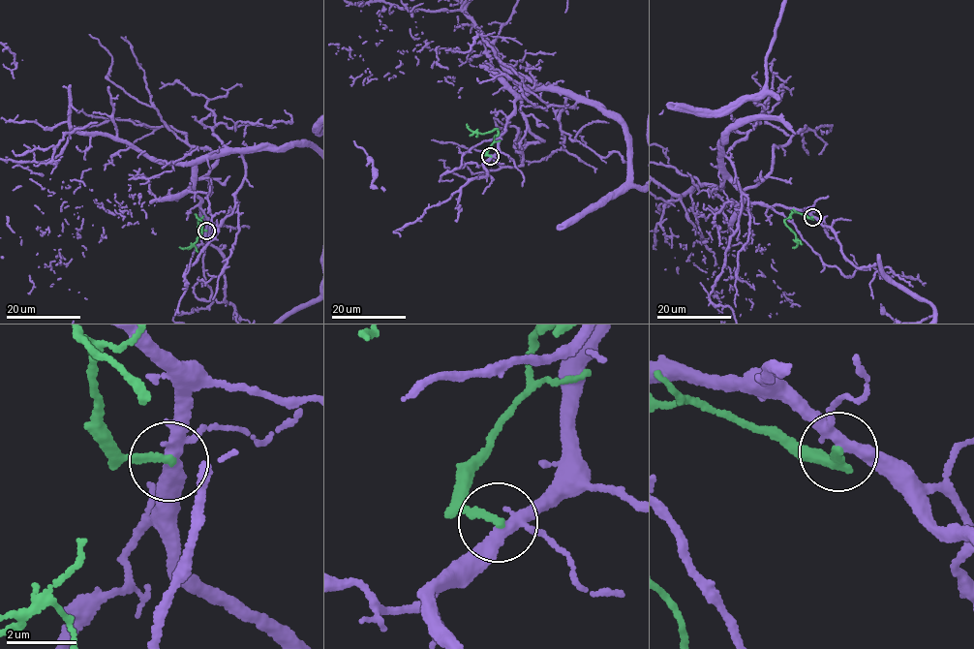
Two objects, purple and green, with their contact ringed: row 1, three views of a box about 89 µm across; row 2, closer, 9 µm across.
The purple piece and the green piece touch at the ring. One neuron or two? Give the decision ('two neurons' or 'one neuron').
two neurons

